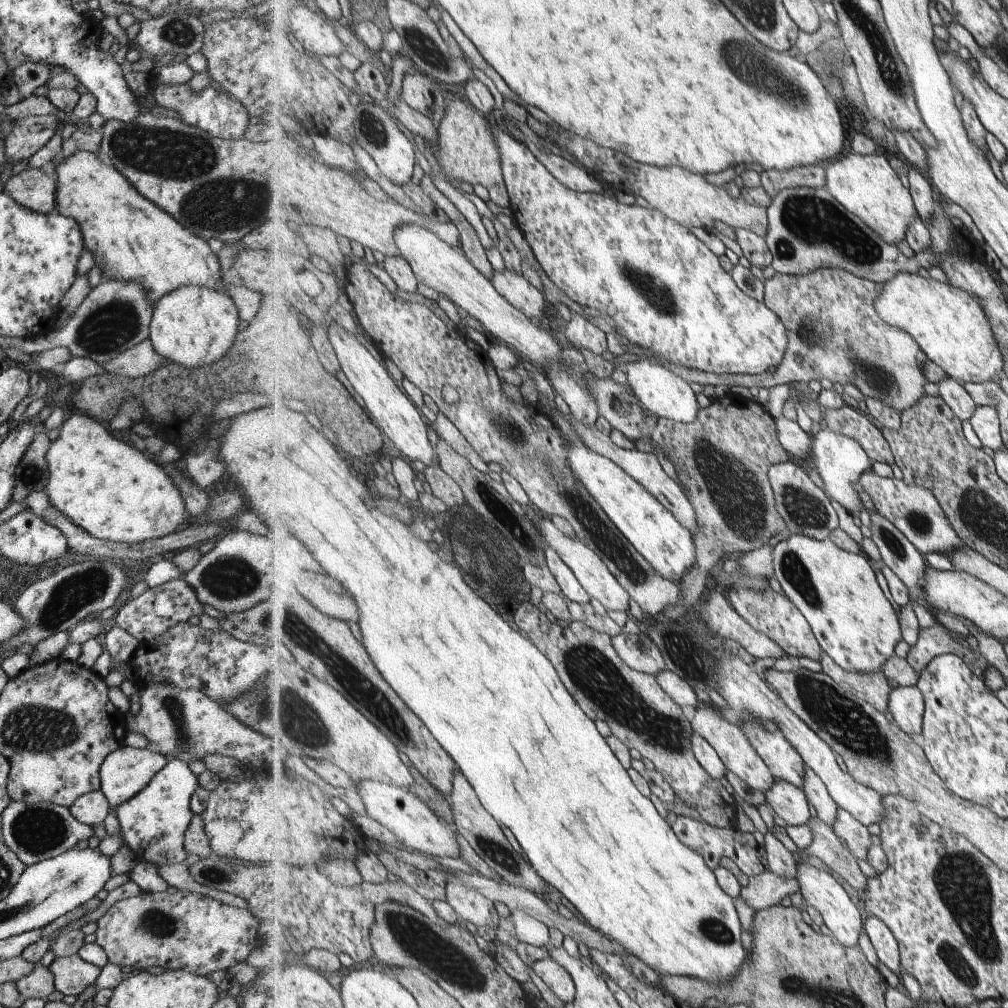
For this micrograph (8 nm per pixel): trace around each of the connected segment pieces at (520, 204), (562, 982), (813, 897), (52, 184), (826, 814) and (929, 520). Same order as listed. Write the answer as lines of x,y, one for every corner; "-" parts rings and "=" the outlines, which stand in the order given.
492,126
492,131
496,136
502,154
502,167
506,185
508,186
513,216
517,220
518,229
523,233
536,260
545,270
548,277
561,291
569,296
579,305
597,308
601,313
609,315
616,323
616,330
621,334
619,342
626,345
630,352
644,353
647,348
651,348
674,364
684,365
689,369
697,369
705,372
717,374
763,374
769,368
778,368
786,355
790,335
786,325
764,302
758,302
747,297
747,294
735,284
731,274
721,266
719,258
691,232
688,226
677,222
677,220
664,215
663,212
655,208
644,208
638,205
627,205
619,202
616,197
607,196
603,193
580,193
567,188
556,179
537,156
521,143
513,139
509,134
505,134
501,129
=
551,957
536,960
532,964
533,970
551,987
551,990
565,1002
574,1002
577,989
574,978
563,965
555,962
=
802,862
797,864
797,878
800,884
800,893
805,897
806,904
814,906
824,918
824,924
833,936
846,947
857,947
861,933
864,931
861,910
853,904
847,890
835,880
833,874
821,871
811,864
=
38,168
14,171
4,182
4,189
17,204
33,212
48,213
55,208
56,181
=
809,765
806,766
805,784
802,789
817,816
832,826
838,813
838,804
833,800
823,779
=
865,471
860,478
860,484
872,499
875,511
893,522
923,555
929,554
929,552
945,555
965,546
962,538
949,522
940,502
935,498
934,492
928,488
913,484
907,486
902,479
884,478
875,474
874,471

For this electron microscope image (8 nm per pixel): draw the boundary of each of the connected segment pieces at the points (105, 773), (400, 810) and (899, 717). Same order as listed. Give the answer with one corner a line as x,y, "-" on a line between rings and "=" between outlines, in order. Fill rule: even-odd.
125,744
105,755
103,762
98,768
100,778
99,789
108,800
110,808
114,809
122,802
134,797
142,788
145,788
147,783
153,778
153,775
159,772
166,762
167,759
163,755
149,750
149,748
139,749
128,747
=
361,779
356,782
355,790
359,794
367,814
388,828
405,845
433,856
460,858
461,845
455,826
448,825
428,808
415,794
406,788
396,787
373,779
=
919,685
898,686
893,689
889,704
890,712
897,724
907,734
919,740
926,711
926,700

